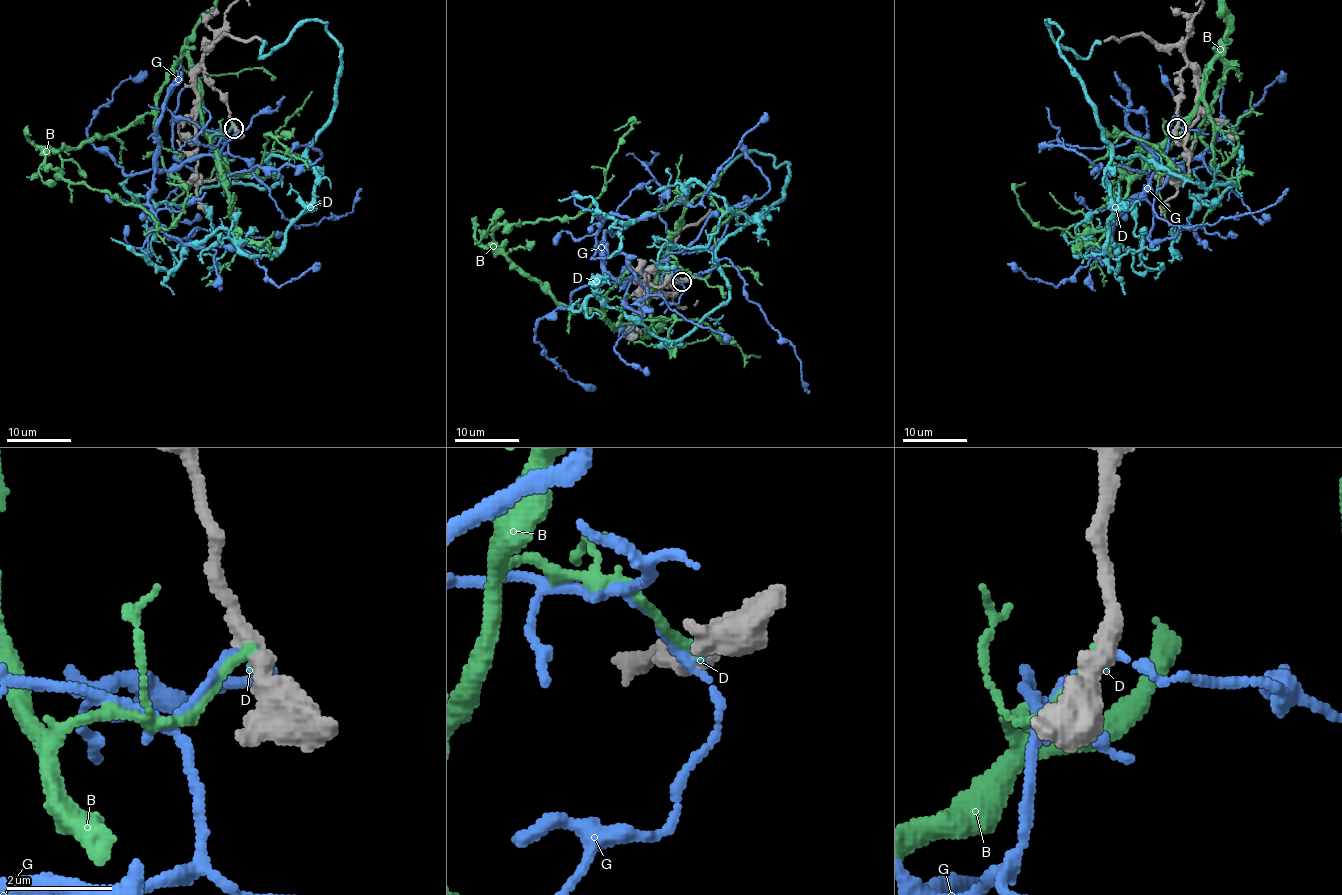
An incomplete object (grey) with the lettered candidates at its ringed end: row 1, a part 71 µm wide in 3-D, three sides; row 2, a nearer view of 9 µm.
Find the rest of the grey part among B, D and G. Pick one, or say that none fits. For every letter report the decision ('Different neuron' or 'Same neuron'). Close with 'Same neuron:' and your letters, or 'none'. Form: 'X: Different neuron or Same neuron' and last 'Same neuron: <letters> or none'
B: Different neuron
D: Same neuron
G: Different neuron
Same neuron: D

